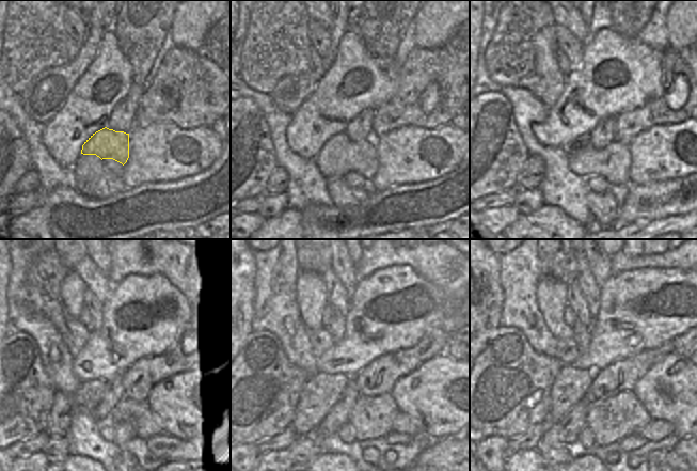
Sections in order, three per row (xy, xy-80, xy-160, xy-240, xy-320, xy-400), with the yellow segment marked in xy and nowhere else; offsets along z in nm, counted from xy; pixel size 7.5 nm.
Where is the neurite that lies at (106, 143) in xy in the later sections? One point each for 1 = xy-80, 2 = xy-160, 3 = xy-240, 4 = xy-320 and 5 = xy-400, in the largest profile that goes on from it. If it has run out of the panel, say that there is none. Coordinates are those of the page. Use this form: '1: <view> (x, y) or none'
1: xy-80 (339, 155)
2: xy-160 (613, 162)
3: xy-240 (148, 424)
4: xy-320 (402, 423)
5: xy-400 (658, 429)

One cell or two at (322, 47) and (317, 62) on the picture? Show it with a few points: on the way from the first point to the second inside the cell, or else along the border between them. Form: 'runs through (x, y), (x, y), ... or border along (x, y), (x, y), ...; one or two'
border along (313, 47), (322, 59); two

